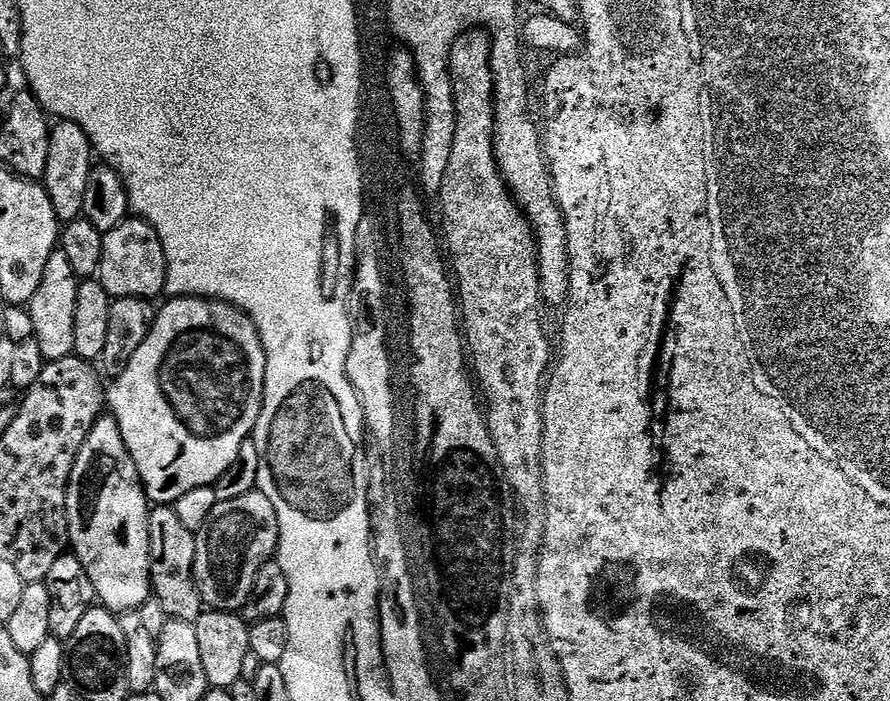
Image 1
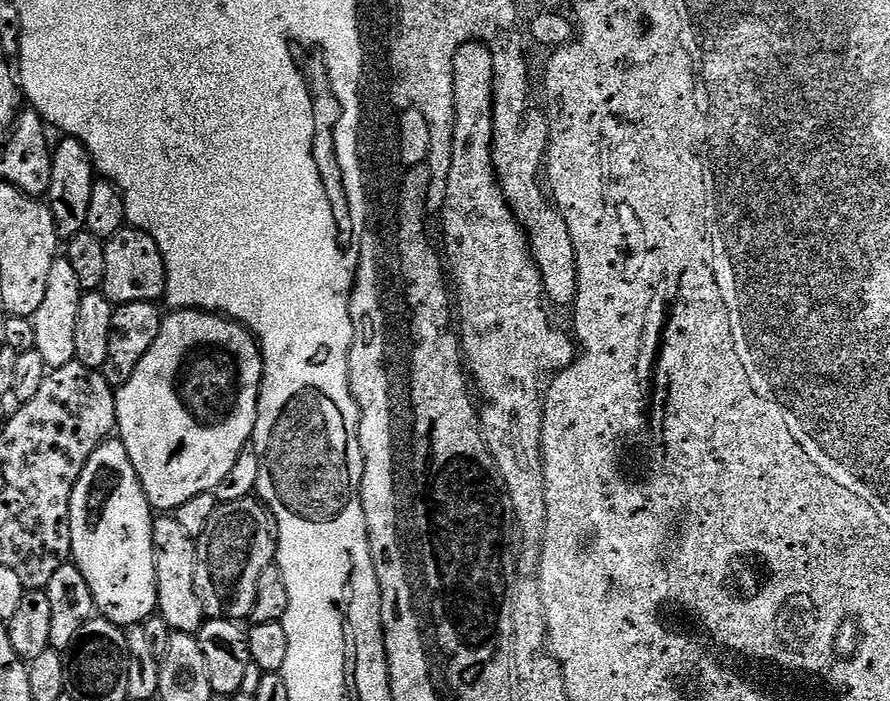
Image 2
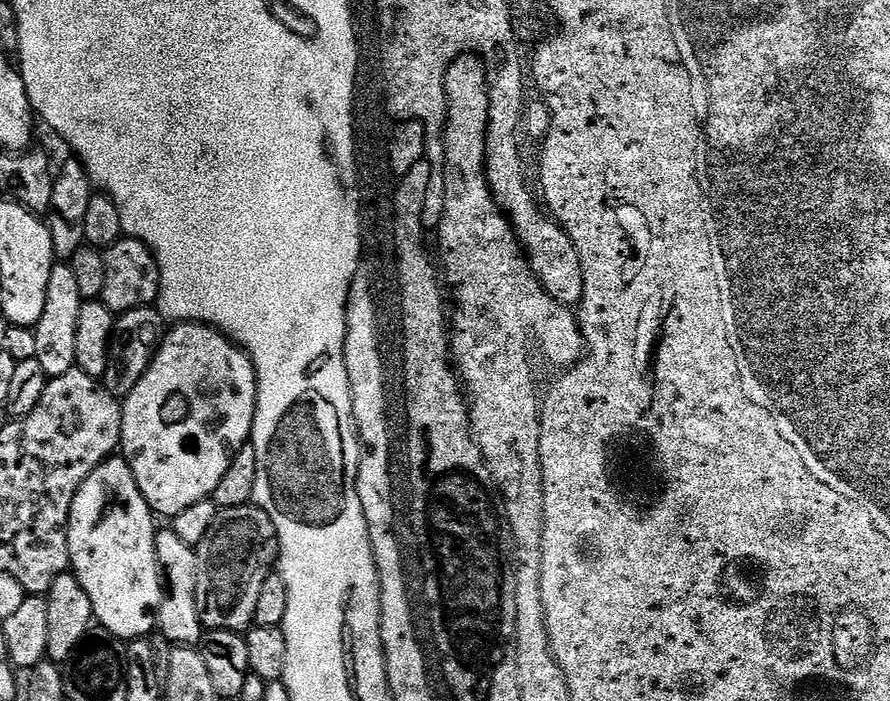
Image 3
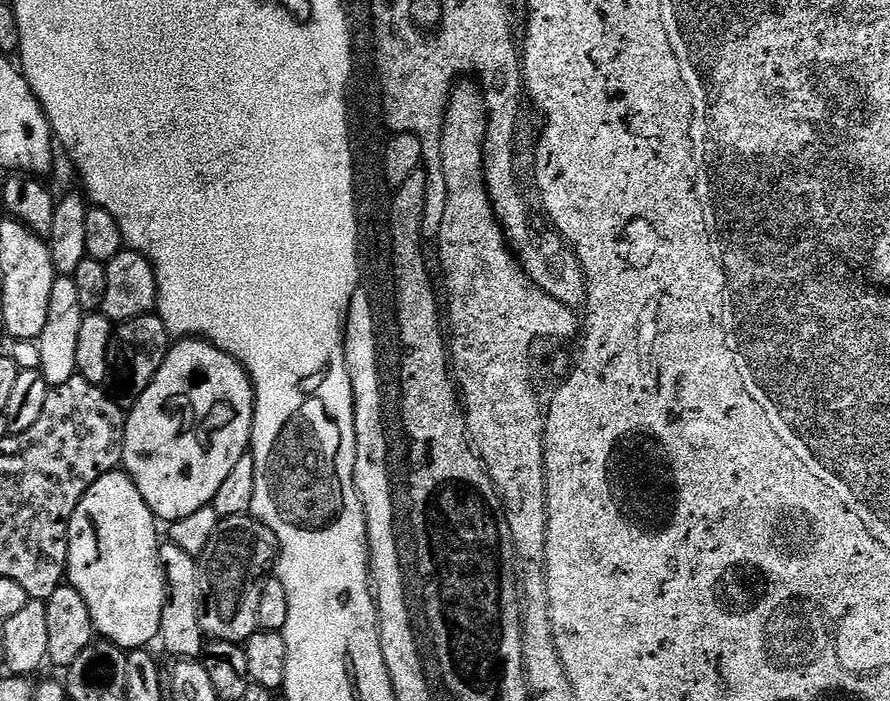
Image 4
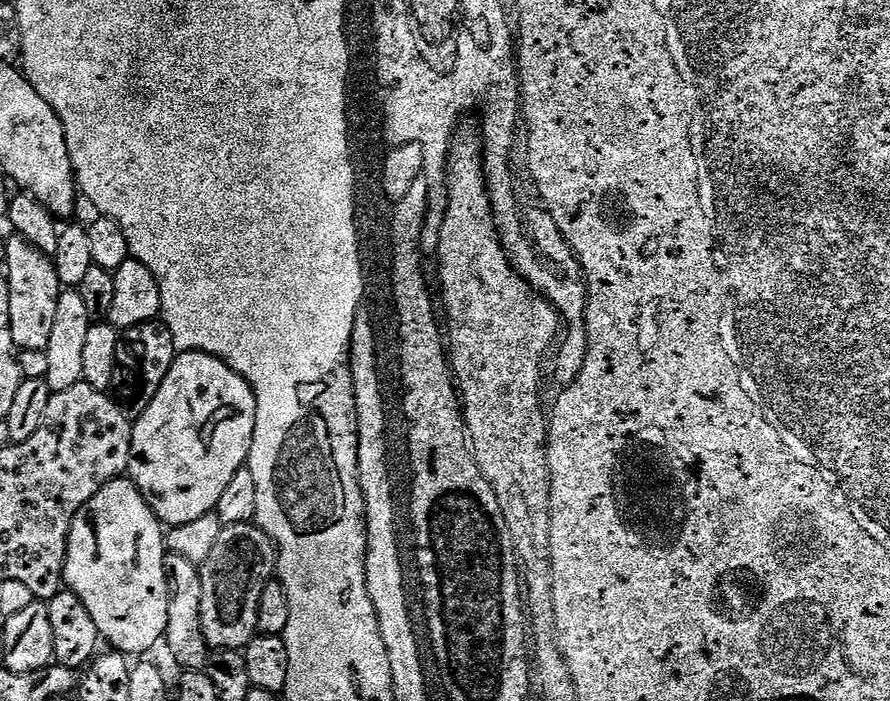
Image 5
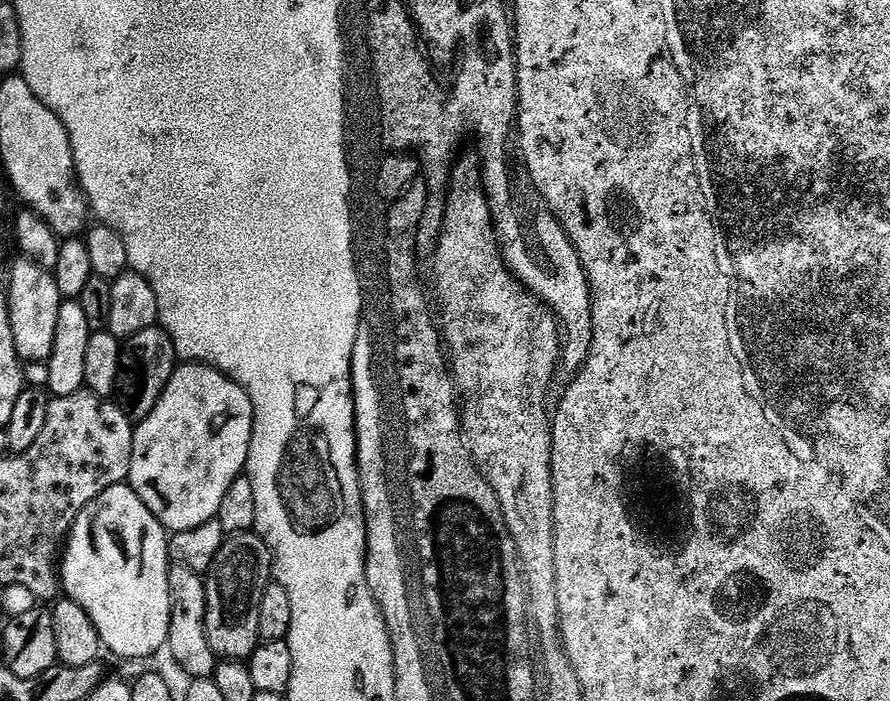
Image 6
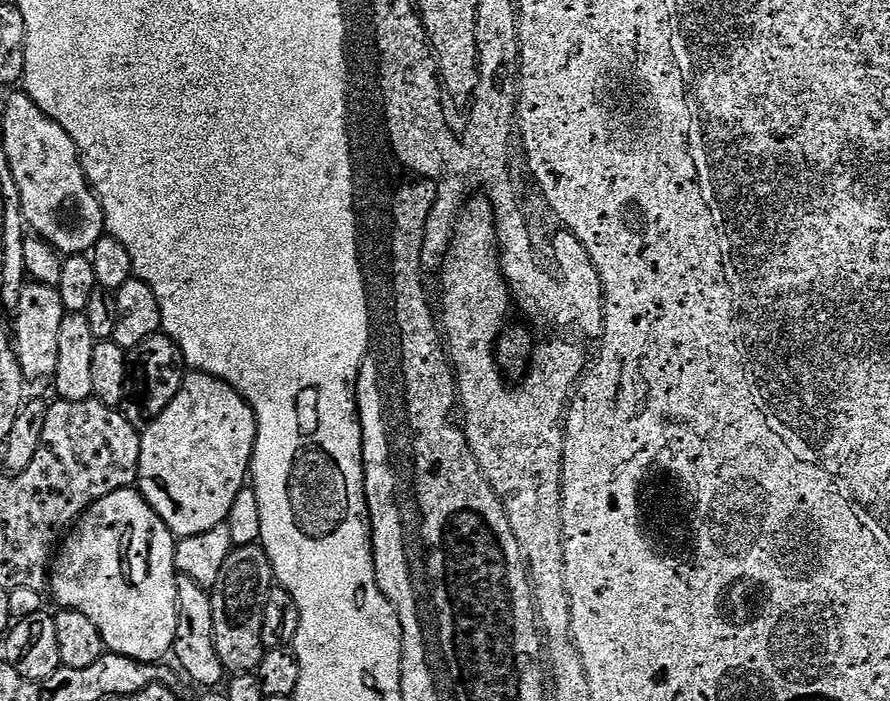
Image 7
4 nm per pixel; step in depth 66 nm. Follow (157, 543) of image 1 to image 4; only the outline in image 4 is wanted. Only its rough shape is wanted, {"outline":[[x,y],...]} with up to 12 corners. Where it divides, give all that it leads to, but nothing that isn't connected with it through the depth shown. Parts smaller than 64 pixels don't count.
{"outline":[[160,545],[164,605],[159,639],[196,660],[200,629],[197,557]]}

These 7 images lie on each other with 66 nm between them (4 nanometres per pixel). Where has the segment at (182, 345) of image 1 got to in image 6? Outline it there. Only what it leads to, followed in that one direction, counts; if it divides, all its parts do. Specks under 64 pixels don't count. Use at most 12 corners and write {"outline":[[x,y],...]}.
{"outline":[[176,367],[127,483],[169,533],[217,519],[248,466],[246,390]]}

